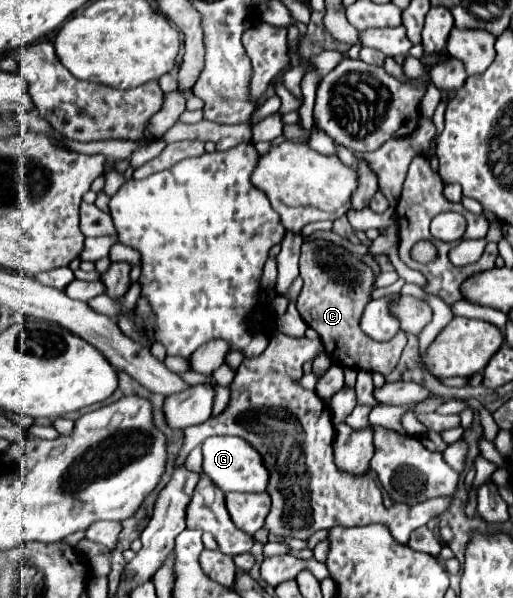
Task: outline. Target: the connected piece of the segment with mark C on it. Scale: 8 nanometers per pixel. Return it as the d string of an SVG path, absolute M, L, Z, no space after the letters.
M313 240L303 244L299 268L303 278L303 290L297 298L297 310L307 322L307 326L311 326L321 336L331 362L341 362L343 366L351 366L355 370L363 368L389 374L399 362L401 350L407 344L407 336L399 332L391 342L375 342L367 338L367 334L363 334L363 330L359 328L361 314L373 290L375 272L355 254L325 240Z

